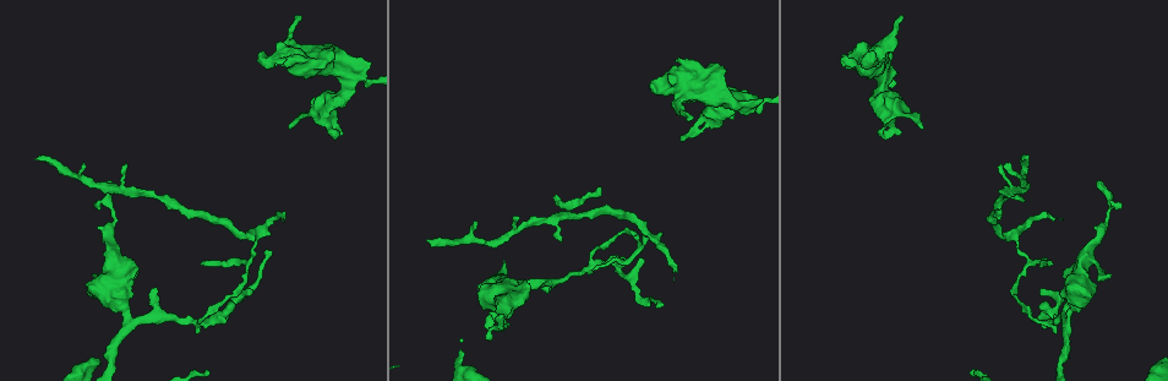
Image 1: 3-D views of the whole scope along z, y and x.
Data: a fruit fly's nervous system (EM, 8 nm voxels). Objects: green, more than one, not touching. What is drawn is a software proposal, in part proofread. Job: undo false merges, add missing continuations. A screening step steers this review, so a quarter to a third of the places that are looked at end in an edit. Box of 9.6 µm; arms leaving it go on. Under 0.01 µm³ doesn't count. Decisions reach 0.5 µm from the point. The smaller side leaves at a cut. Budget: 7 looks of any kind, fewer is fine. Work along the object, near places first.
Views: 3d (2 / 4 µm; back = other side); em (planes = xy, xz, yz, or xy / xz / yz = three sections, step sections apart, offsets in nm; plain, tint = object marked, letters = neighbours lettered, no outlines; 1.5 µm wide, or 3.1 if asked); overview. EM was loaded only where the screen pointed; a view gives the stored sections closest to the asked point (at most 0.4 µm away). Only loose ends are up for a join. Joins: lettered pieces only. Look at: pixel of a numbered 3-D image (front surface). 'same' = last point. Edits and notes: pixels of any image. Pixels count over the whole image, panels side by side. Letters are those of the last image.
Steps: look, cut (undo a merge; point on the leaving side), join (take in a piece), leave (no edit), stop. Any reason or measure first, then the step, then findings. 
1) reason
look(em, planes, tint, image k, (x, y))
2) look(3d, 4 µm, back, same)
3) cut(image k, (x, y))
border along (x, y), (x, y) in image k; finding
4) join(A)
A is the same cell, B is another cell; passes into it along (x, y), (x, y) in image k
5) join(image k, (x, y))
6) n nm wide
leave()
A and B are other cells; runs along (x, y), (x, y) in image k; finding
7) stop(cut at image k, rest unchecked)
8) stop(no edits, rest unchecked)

look(3d, 2 µm, image 1, (279, 217))

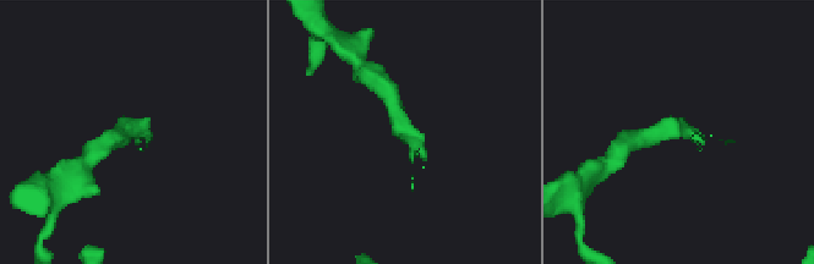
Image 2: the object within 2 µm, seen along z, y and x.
now the EM
look(em, xz, step 4, letters, image 2, (138, 143))

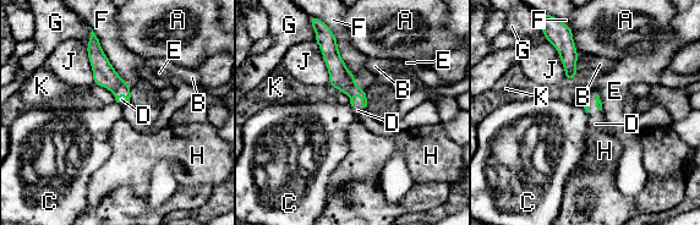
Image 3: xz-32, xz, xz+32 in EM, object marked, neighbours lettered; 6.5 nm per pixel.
look(em, planes, letters, same)

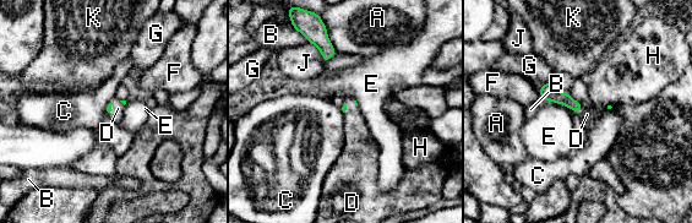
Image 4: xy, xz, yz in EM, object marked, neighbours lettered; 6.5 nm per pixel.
join(D)
D is the same cell, A, B, C, E, F, G, H, J and K are other cells; passes into it along (548, 92), (581, 110), (587, 114) in image 4; it goes on there

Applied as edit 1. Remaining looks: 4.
look(overview)

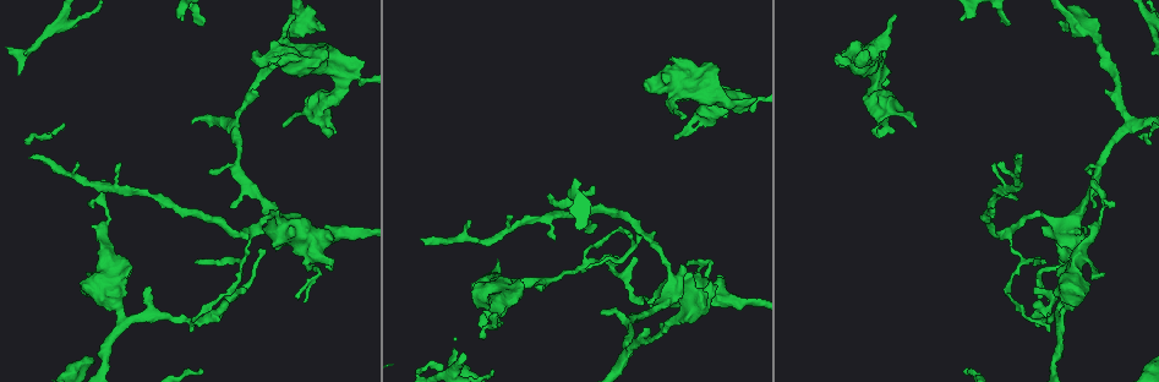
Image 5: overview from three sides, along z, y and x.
thin end
look(em, xz, step 8, letters, image 5, (293, 15))

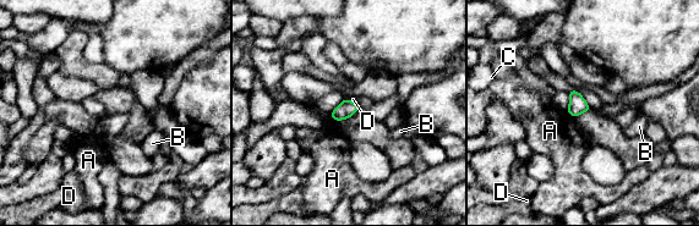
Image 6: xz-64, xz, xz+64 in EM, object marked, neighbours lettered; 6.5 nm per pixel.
look(em, planes, letters, same)

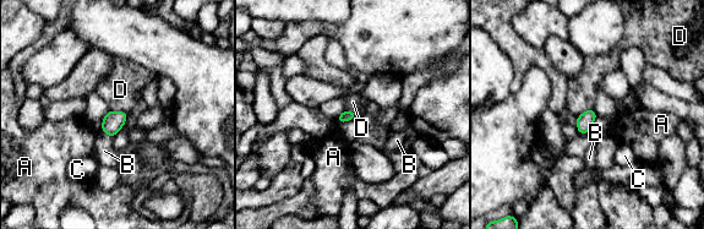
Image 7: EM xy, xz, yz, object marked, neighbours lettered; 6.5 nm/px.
D touches over 120 nm
leave()
A, B, C and D are other cells; none of them fits

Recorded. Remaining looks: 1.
stop(join at image 4, rest unchecked)

